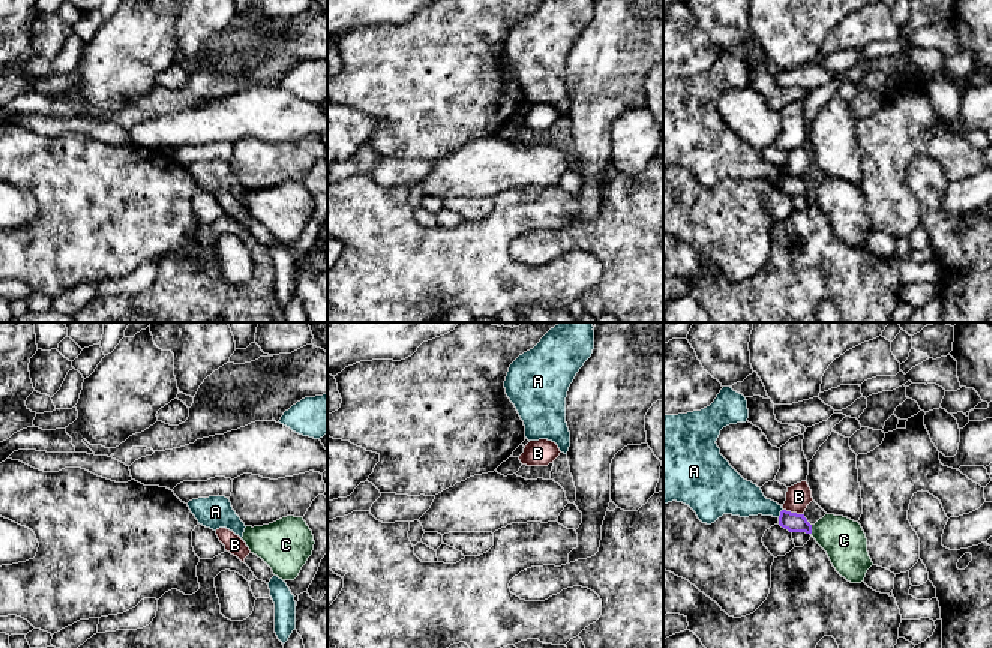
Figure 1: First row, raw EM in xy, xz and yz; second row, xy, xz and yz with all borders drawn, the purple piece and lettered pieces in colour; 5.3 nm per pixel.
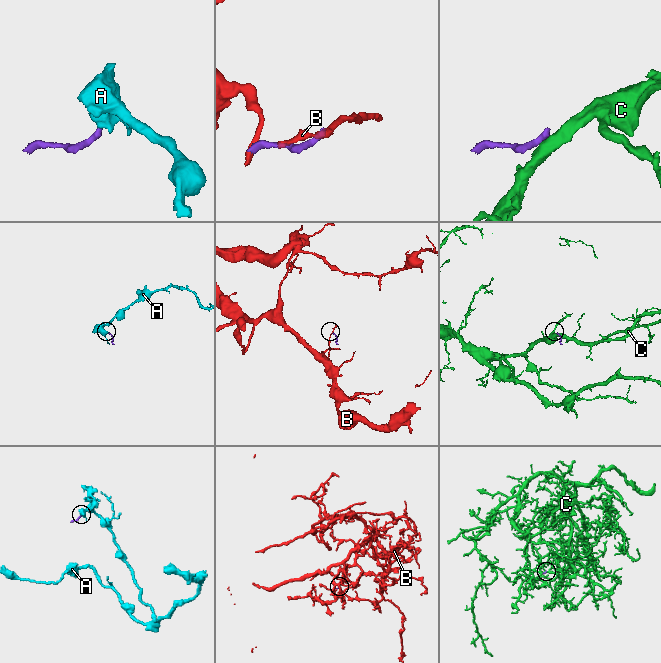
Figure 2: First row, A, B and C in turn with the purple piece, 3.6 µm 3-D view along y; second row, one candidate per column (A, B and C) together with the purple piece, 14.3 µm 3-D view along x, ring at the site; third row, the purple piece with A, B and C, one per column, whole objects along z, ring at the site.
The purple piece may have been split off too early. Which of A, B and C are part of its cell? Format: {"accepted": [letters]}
{"accepted": []}

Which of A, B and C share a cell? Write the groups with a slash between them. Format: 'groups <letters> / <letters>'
groups A / B / C

